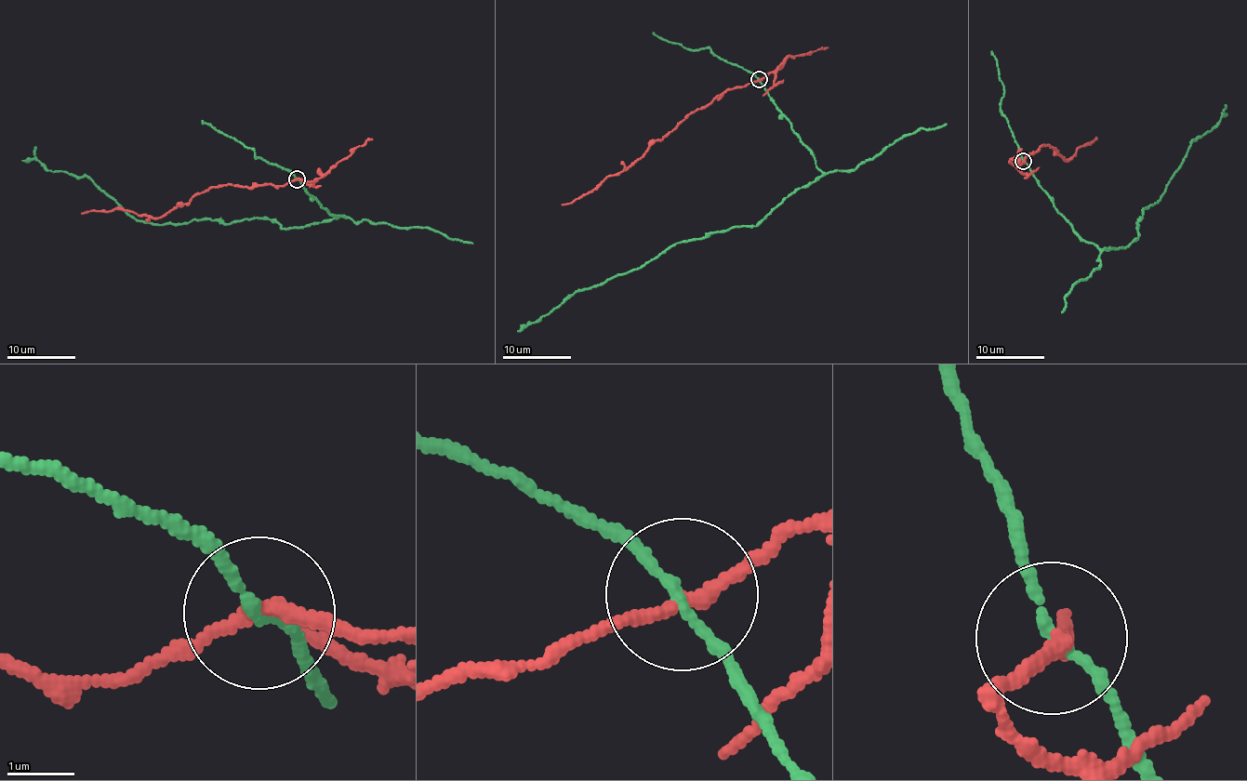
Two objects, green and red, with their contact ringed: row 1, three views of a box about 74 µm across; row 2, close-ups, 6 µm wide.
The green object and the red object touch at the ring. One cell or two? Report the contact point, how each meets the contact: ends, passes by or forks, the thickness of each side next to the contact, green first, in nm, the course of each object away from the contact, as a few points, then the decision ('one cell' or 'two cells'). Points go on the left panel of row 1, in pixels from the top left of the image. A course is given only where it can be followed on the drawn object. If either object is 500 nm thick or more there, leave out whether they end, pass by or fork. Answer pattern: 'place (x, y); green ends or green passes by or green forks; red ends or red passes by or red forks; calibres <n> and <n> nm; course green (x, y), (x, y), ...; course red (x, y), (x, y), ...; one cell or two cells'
place (297, 178); green passes by; red passes by; calibres 140 and 190 nm; course green (296, 179), (320, 206), (344, 215), (281, 227), (270, 218), (138, 221), (86, 177), (21, 161); course red (296, 179), (282, 185), (223, 184), (206, 190), (155, 218), (118, 208), (81, 214); two cells

